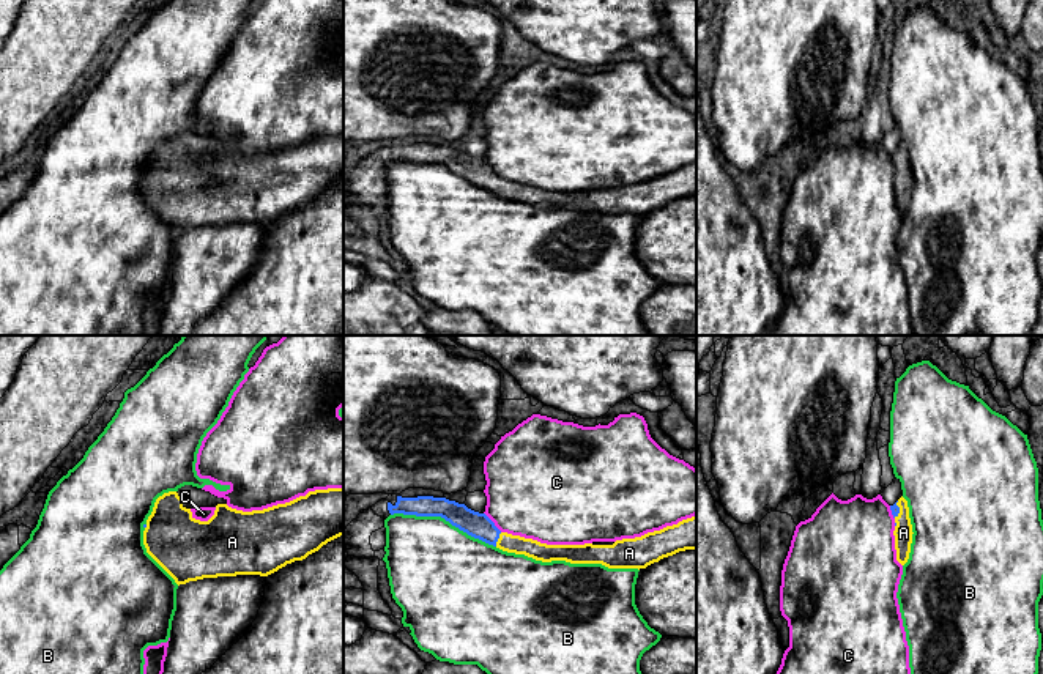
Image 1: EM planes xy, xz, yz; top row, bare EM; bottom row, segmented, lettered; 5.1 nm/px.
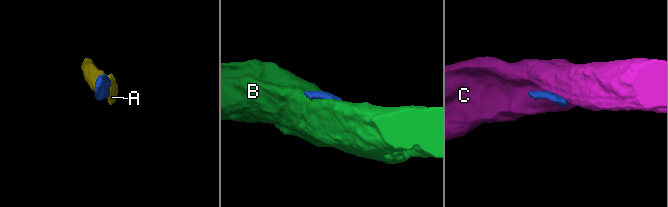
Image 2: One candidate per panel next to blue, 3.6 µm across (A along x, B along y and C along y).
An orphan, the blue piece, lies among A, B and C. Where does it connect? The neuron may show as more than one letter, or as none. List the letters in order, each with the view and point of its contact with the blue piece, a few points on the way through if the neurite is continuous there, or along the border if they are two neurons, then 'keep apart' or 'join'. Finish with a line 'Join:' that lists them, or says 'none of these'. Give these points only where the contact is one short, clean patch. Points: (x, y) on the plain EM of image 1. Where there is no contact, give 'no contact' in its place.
A: contact xz (498, 185); way xz (476, 172), (498, 185), (512, 191); join
B: contact xz (443, 164); keep apart
C: contact xz (492, 169); border xz (484, 159), (501, 178); keep apart
Join: A

